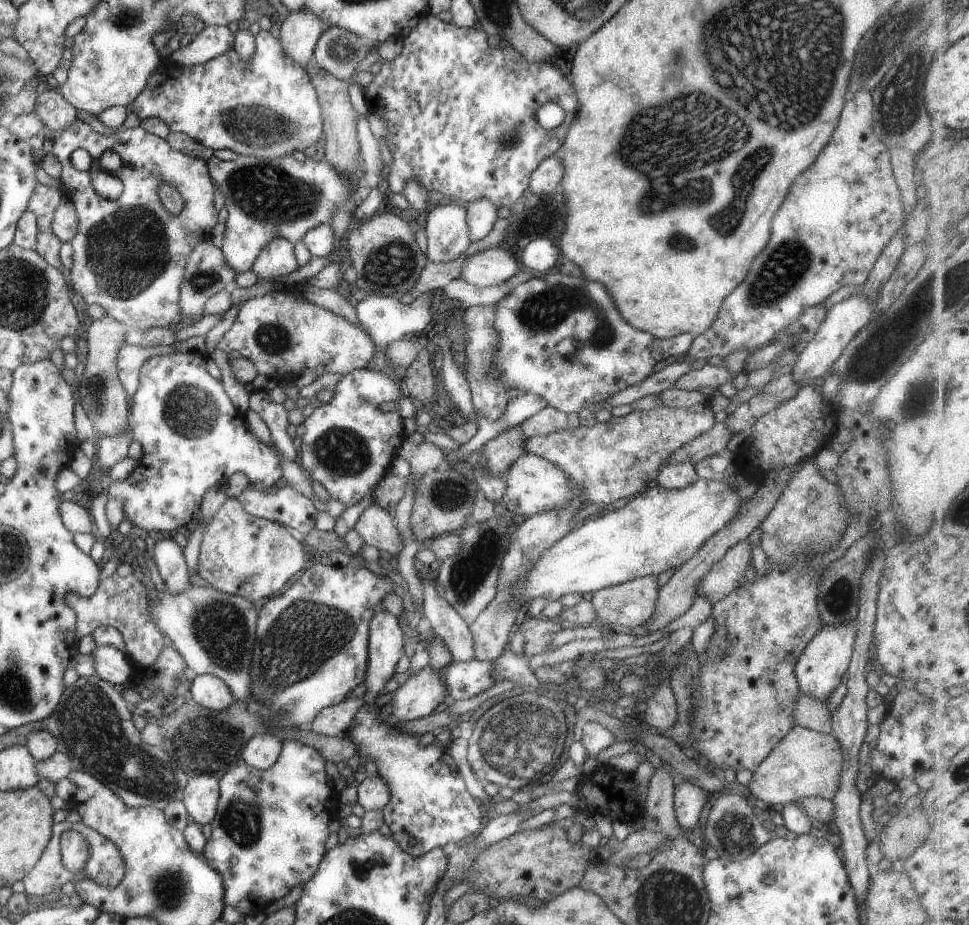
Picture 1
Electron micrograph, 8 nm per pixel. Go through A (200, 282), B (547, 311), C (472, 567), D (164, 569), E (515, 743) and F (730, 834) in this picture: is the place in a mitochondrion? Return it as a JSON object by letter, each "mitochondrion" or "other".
{"A":"mitochondrion","B":"mitochondrion","C":"mitochondrion","D":"other","E":"mitochondrion","F":"mitochondrion"}

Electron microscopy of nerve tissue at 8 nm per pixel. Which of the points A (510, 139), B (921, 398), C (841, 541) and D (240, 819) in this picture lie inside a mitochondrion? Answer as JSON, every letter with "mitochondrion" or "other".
{"A":"mitochondrion","B":"mitochondrion","C":"other","D":"mitochondrion"}

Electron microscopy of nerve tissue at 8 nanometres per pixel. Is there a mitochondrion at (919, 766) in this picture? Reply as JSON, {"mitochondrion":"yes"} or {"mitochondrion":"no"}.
{"mitochondrion":"no"}

